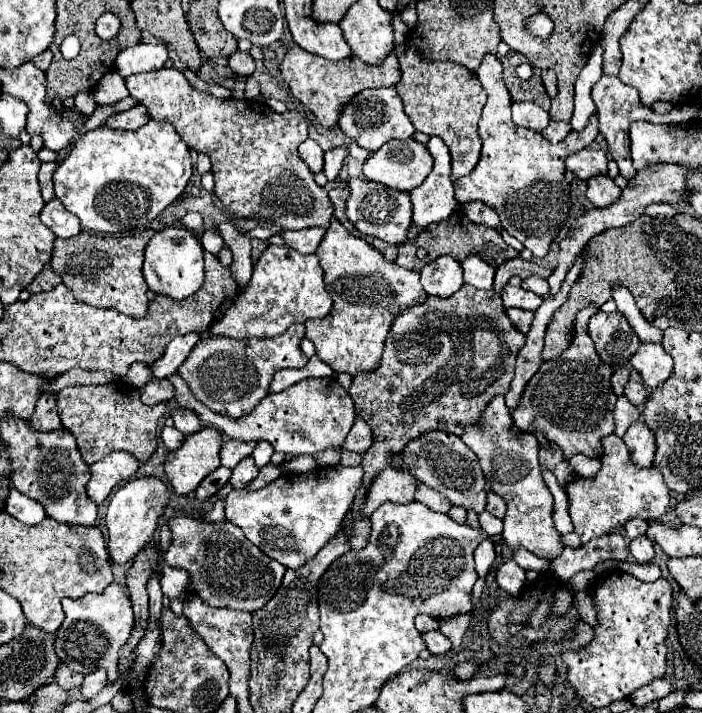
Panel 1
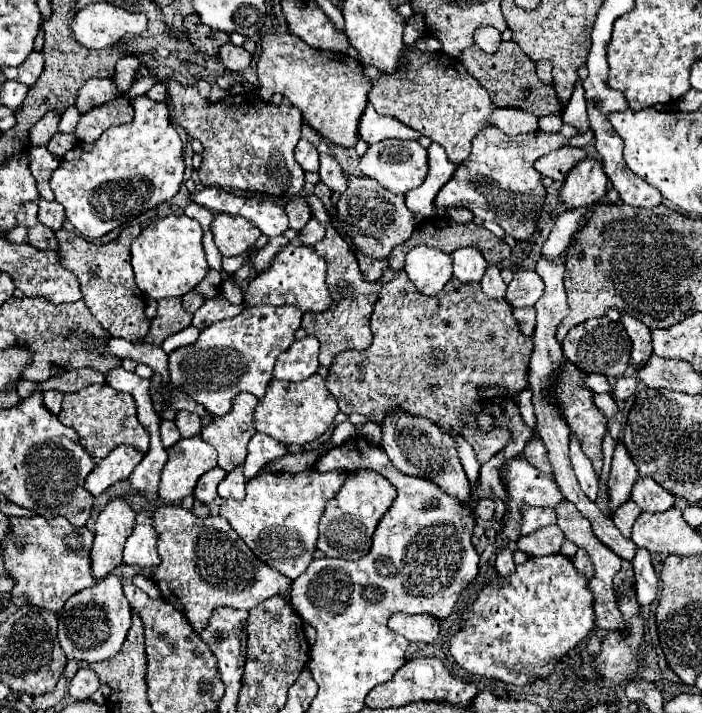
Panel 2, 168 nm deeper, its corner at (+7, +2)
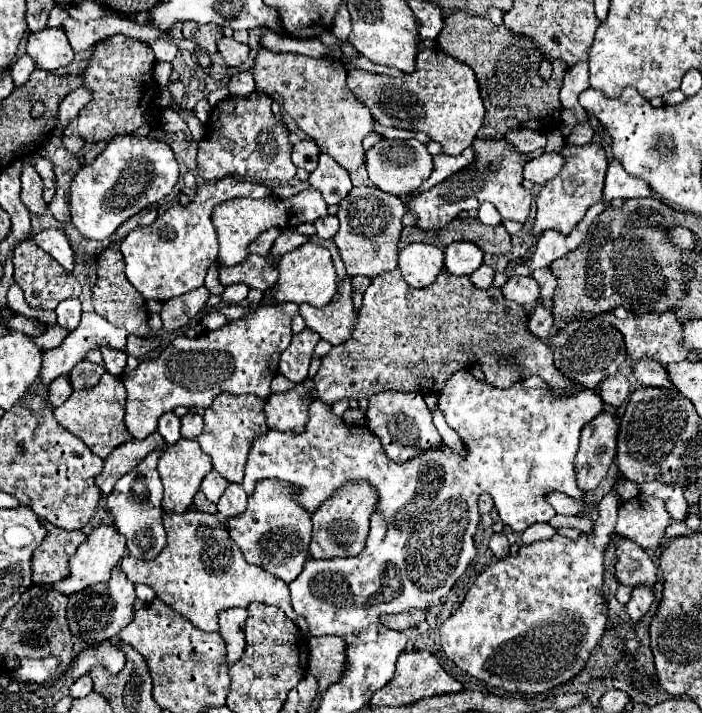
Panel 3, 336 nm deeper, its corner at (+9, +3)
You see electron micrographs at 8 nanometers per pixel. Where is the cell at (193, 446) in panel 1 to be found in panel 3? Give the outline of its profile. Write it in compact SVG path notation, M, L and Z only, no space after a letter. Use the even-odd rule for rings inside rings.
M180 439L176 445L168 447L162 453L162 457L158 459L158 473L160 473L162 485L164 485L164 499L162 499L164 511L184 513L192 505L192 499L194 499L196 491L200 489L202 477L208 475L210 471L212 471L212 461L200 449L196 439Z

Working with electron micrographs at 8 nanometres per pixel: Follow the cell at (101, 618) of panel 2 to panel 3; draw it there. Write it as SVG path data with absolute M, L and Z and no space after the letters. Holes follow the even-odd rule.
M116 567L112 571L110 581L96 583L80 593L70 595L70 603L66 611L68 611L68 625L70 625L72 635L78 635L84 643L116 637L120 629L126 627L134 617L134 601L136 601L134 583L128 581L126 573Z

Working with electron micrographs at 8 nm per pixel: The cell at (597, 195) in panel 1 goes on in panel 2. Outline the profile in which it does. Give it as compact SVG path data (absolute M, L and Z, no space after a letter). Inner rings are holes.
M586 158L570 170L560 190L560 198L568 208L588 208L604 198L606 184L608 178L602 164L598 160Z

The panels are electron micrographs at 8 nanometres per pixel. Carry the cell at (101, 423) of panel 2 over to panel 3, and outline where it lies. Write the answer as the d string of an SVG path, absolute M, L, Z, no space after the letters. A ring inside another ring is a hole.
M104 373L98 385L94 385L92 389L74 391L64 405L54 409L54 417L64 429L82 439L94 455L106 459L118 445L132 439L128 429L124 427L124 403L126 403L126 389L120 377Z

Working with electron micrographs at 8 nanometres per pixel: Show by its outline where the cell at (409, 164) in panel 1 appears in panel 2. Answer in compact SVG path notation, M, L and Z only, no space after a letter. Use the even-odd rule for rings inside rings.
M382 140L368 146L366 154L360 158L360 170L364 176L376 180L380 186L394 194L406 194L412 188L420 186L428 172L426 148L414 140Z

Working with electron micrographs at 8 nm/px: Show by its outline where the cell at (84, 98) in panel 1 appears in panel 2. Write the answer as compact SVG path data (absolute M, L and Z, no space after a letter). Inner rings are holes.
M68 106L66 112L62 114L62 120L60 120L60 132L74 132L76 124L78 124L78 118L80 118L80 112L76 106Z

